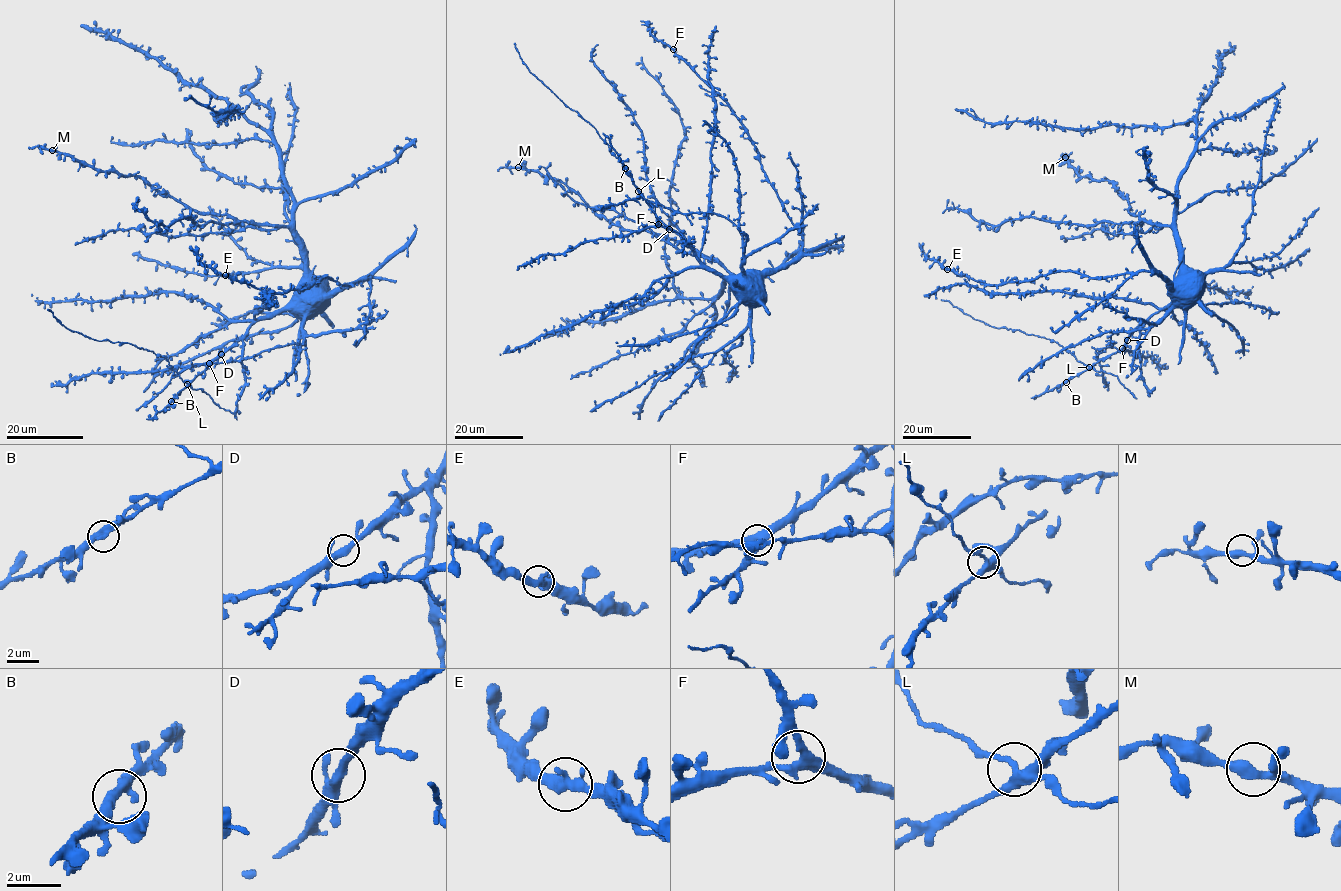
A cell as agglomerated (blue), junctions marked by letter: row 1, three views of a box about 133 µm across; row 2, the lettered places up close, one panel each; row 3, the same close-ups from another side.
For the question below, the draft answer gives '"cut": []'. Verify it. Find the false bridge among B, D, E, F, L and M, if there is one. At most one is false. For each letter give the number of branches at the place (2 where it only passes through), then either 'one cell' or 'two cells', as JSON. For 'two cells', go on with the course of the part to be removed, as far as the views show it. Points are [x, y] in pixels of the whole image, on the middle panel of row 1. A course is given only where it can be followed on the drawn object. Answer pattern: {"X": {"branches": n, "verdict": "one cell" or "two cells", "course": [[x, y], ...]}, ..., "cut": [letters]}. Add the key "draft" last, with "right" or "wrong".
{"B": {"branches": 3, "verdict": "one cell"}, "D": {"branches": 3, "verdict": "one cell"}, "E": {"branches": 3, "verdict": "one cell"}, "F": {"branches": 3, "verdict": "one cell"}, "L": {"branches": 3, "verdict": "one cell"}, "M": {"branches": 3, "verdict": "one cell"}, "cut": [], "draft": "right"}

